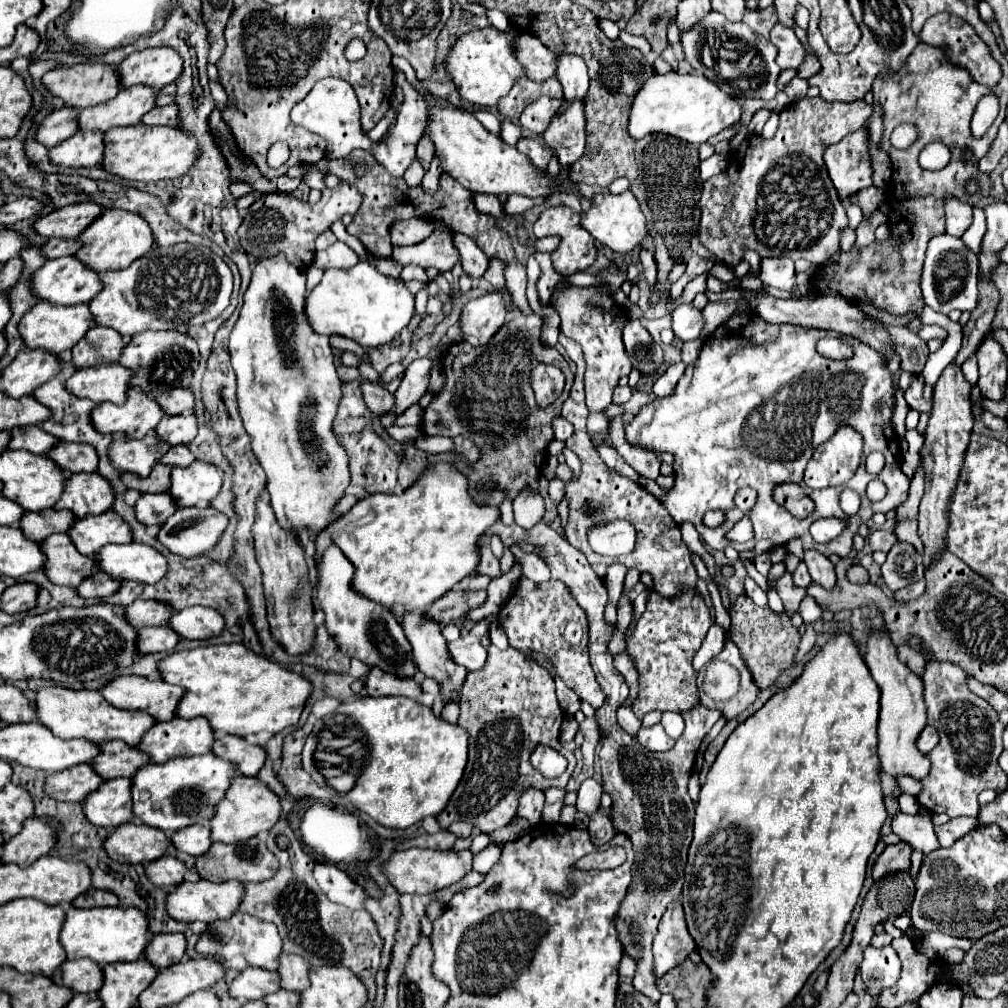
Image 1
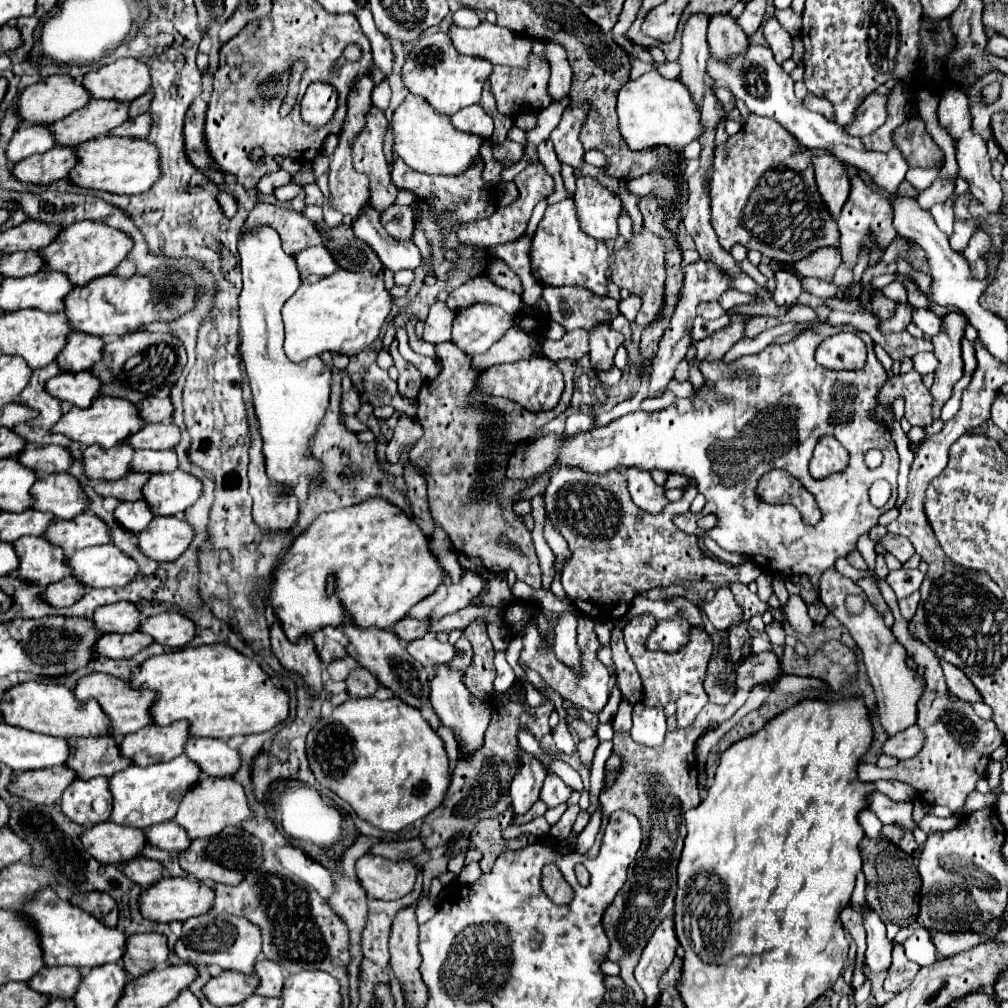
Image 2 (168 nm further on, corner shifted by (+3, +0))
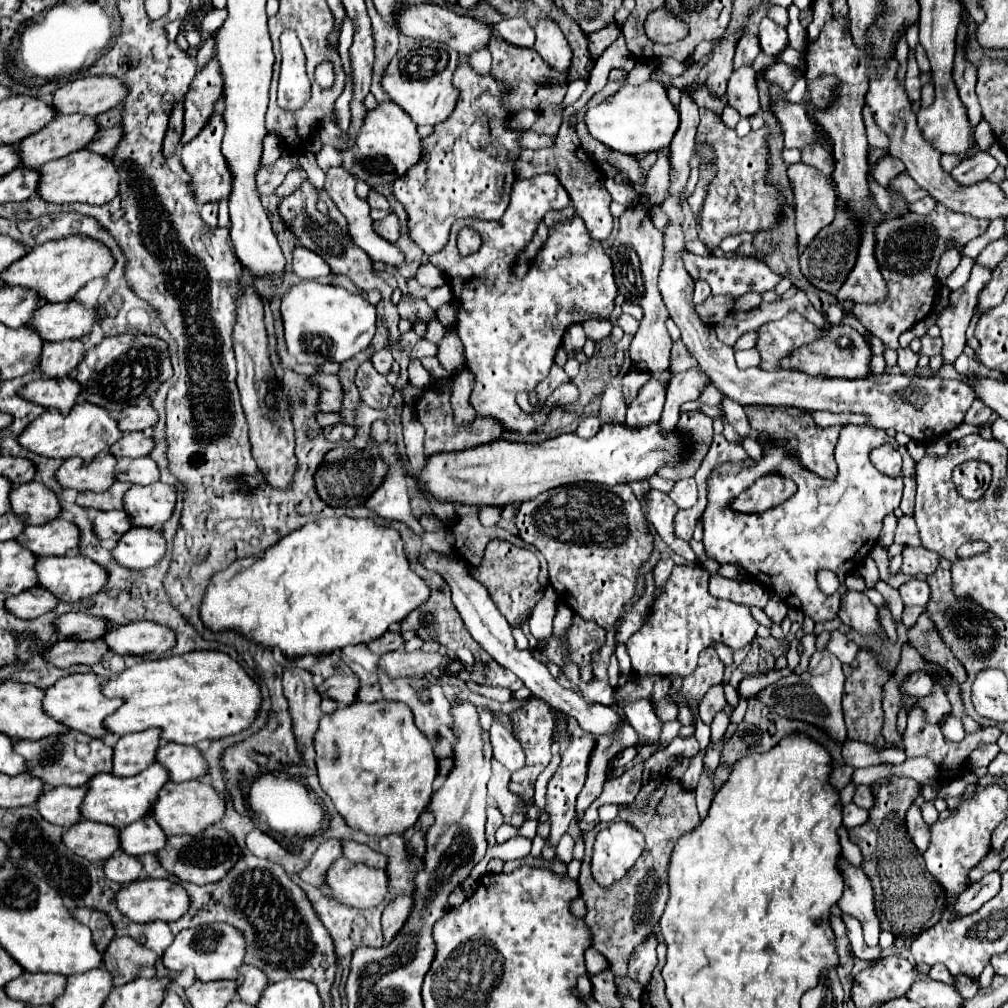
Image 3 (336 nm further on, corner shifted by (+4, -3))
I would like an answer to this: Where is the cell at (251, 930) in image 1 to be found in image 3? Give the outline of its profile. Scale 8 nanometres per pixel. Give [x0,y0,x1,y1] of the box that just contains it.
[161,922,245,982]

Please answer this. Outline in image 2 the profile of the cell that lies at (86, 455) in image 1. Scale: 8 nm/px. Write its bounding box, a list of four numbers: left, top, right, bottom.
[16,445,72,477]

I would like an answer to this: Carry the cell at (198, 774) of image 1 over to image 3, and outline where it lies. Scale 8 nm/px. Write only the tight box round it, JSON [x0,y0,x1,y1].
[81,764,167,828]

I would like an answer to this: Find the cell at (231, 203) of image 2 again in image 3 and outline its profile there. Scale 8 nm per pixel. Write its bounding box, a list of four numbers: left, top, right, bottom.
[199,202,219,228]

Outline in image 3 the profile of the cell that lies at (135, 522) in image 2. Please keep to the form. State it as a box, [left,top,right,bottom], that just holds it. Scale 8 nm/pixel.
[93,510,133,542]

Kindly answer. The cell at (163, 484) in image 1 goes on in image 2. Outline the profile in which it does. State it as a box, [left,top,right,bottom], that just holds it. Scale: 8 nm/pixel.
[94,473,150,501]

